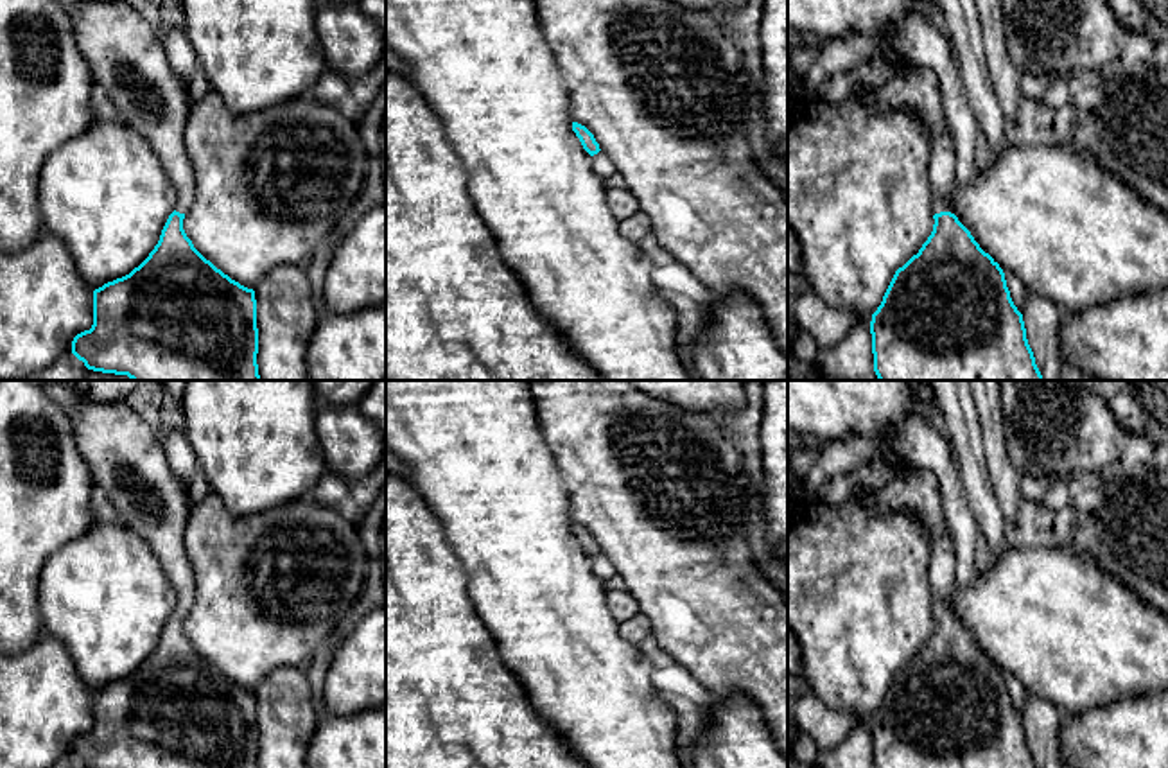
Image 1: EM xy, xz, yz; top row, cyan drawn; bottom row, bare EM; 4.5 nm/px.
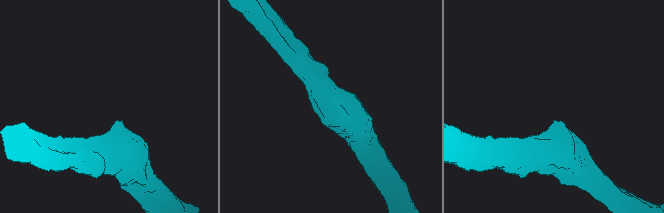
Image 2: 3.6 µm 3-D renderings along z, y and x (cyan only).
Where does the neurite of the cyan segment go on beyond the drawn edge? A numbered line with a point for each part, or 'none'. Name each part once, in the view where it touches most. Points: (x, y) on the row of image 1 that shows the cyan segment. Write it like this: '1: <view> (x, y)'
1: yz (917, 90)

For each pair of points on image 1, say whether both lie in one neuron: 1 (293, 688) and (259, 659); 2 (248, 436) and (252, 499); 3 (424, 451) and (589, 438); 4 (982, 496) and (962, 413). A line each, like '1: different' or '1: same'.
1: different
2: same
3: different
4: same

